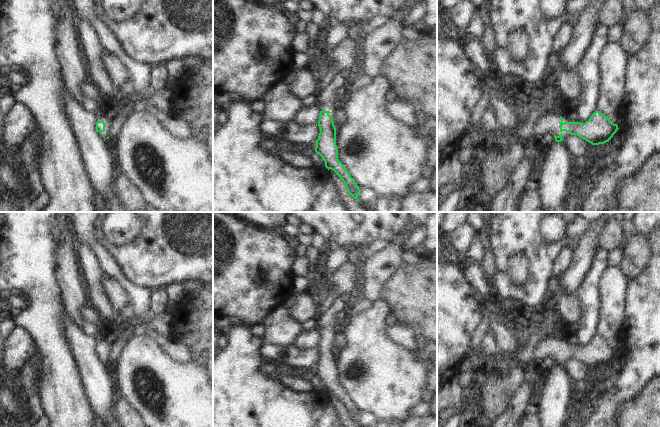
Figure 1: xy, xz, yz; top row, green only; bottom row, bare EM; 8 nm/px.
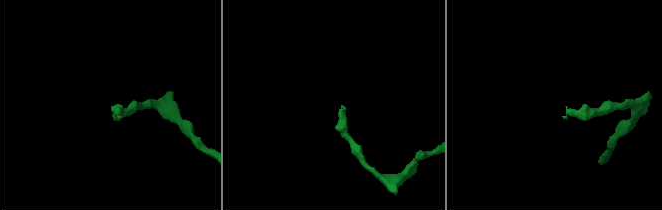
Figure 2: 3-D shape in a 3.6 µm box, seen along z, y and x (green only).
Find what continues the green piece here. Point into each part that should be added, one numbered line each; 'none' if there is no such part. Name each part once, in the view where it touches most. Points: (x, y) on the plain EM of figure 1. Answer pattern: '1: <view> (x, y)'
1: yz (549, 348)

